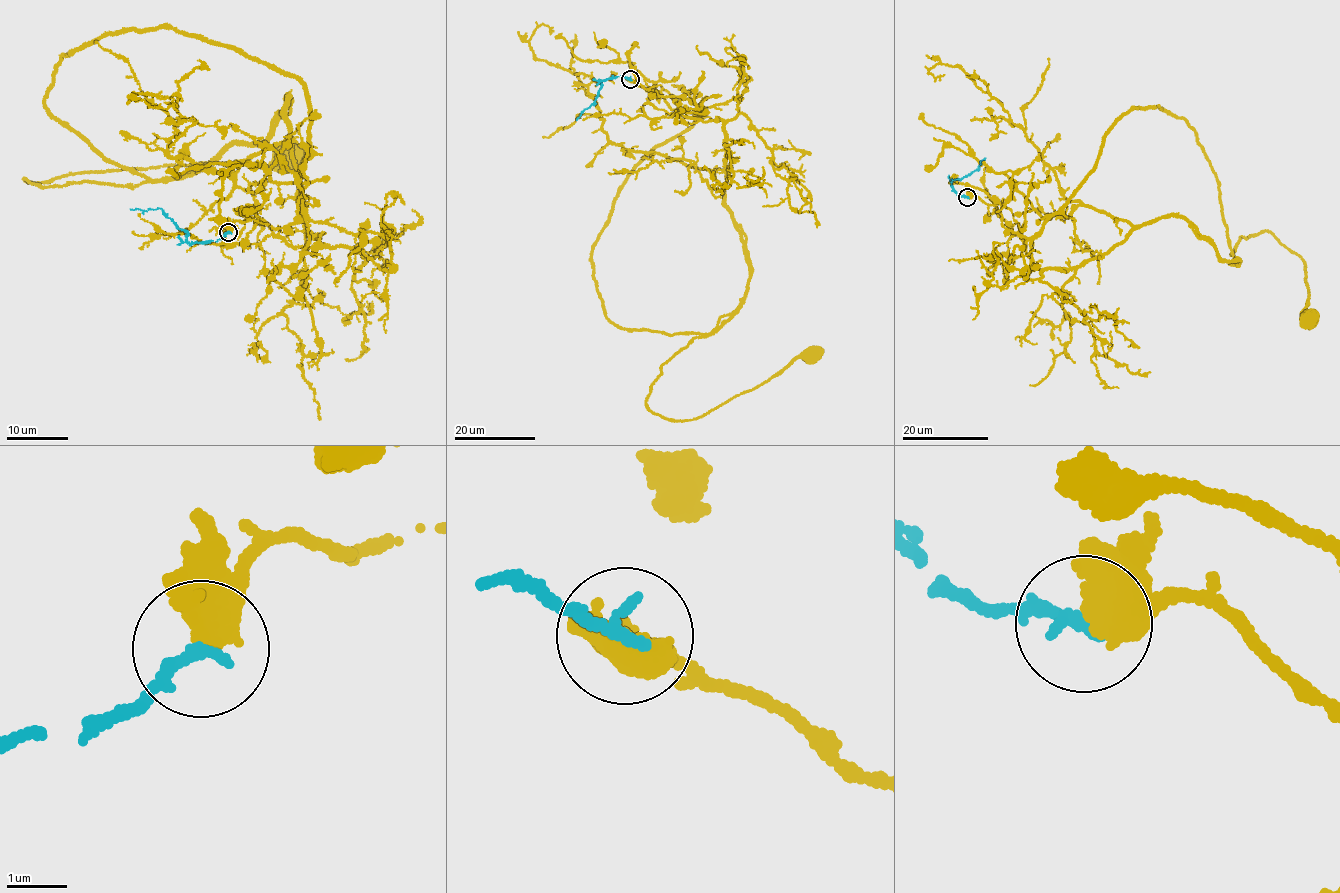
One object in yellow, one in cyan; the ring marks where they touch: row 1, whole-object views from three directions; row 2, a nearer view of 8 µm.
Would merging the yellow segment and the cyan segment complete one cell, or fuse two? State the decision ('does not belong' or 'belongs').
does not belong

